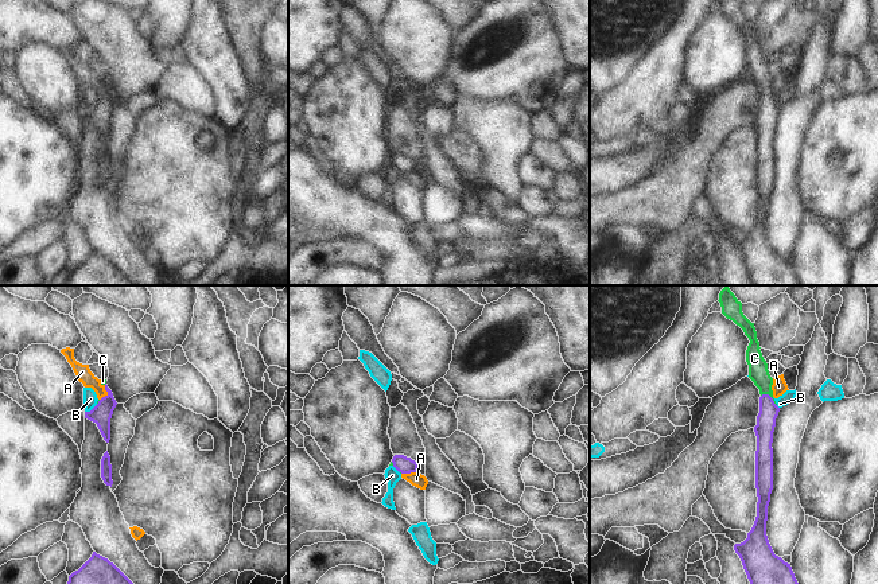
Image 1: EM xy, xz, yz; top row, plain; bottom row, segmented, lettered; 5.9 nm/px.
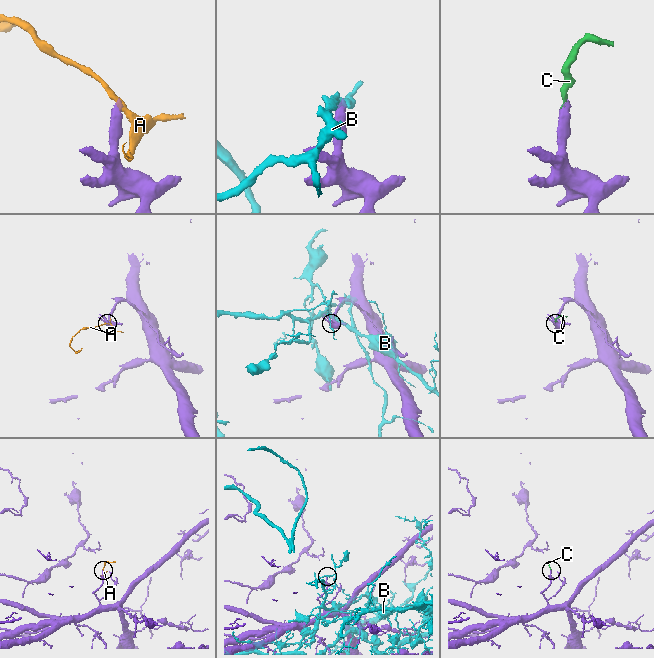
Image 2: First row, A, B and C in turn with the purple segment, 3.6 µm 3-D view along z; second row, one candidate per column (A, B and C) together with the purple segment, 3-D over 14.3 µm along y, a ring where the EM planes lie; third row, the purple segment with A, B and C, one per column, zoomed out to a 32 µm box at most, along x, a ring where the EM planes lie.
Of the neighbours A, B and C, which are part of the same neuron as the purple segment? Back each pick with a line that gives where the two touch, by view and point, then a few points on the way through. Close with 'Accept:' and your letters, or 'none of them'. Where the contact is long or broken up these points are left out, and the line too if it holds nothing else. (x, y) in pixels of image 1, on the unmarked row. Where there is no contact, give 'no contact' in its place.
C: yz (770, 96) | across yz (764, 128), (770, 96), (758, 71)
Accept: C

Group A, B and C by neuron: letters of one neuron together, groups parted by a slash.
A / B / C

